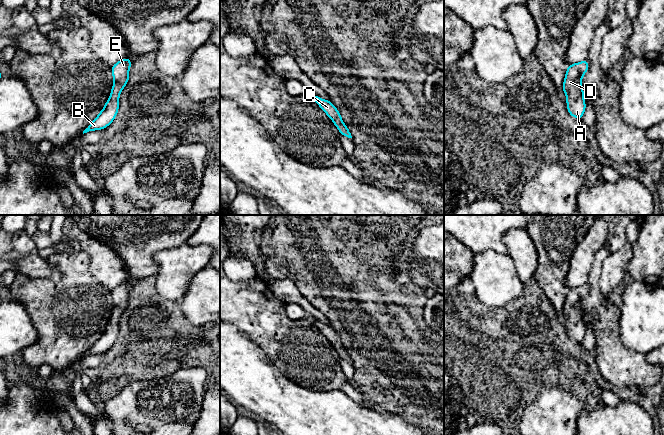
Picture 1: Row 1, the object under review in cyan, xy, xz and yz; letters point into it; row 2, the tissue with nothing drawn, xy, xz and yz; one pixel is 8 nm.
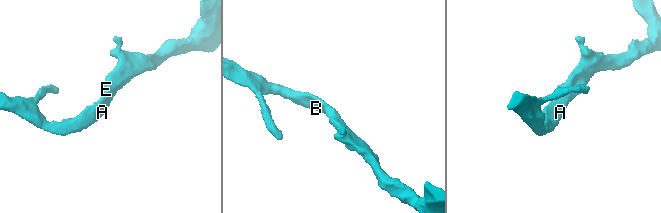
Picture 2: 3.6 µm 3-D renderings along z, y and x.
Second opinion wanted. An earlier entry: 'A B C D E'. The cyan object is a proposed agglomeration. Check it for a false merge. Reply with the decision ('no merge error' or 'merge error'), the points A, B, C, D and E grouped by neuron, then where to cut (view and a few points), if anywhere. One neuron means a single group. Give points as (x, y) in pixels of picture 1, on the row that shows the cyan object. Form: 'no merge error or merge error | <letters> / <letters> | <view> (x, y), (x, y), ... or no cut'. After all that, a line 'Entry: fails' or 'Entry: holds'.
no merge error | A B C D E | no cut
Entry: holds

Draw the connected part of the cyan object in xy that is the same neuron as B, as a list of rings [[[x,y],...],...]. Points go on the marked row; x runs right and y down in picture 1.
[[[126,57],[111,67],[114,83],[110,97],[98,116],[83,131],[83,134],[89,131],[105,129],[113,122],[119,110],[119,96],[129,81],[129,70],[131,65],[132,62]]]

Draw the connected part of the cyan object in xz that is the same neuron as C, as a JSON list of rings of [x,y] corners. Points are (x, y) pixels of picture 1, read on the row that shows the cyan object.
[[[308,93],[311,98],[318,104],[319,107],[327,114],[327,116],[333,121],[334,125],[338,128],[341,135],[348,138],[352,138],[348,127],[344,124],[338,109],[329,101],[322,99],[318,96],[314,96]]]

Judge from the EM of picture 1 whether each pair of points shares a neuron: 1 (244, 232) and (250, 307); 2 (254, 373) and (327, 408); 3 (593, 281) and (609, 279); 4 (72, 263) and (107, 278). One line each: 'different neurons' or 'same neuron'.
1: different neurons
2: same neuron
3: different neurons
4: different neurons

